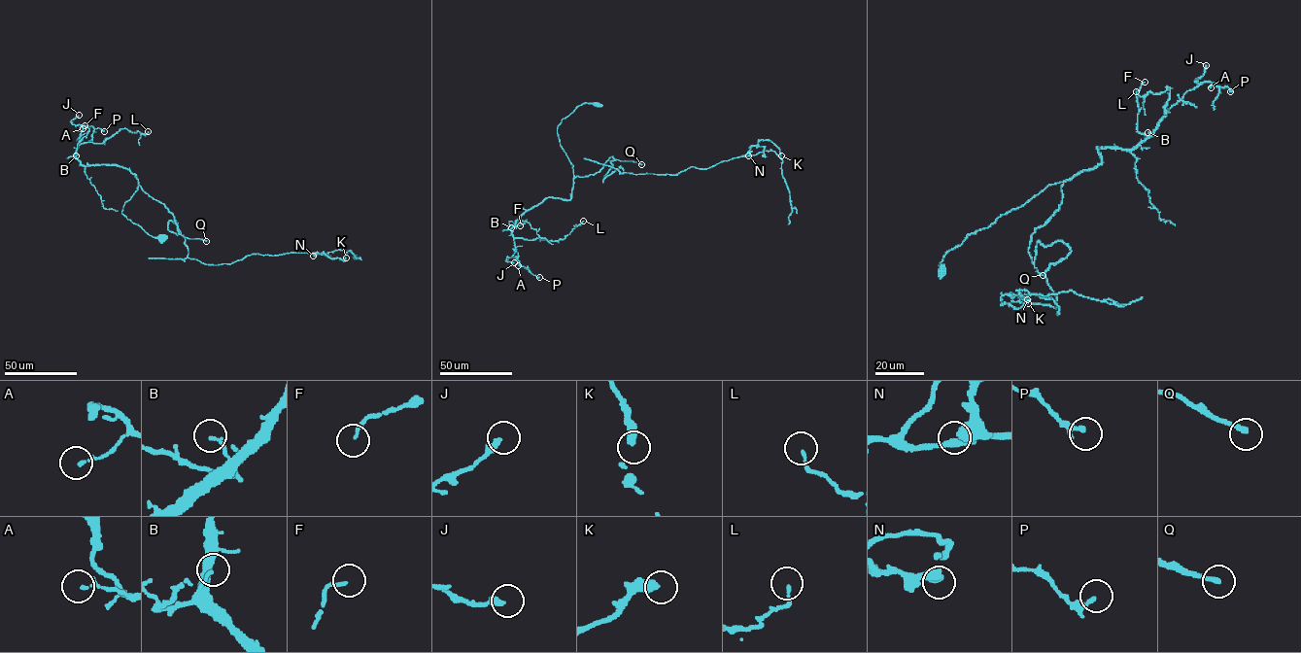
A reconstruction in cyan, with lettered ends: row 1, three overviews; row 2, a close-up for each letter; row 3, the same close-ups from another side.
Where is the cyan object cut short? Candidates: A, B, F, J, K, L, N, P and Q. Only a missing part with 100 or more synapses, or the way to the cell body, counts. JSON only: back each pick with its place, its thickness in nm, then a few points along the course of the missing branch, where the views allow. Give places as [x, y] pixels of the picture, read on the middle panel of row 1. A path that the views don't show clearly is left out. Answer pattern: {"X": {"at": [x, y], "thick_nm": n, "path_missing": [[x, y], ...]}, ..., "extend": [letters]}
{"extend": []}

